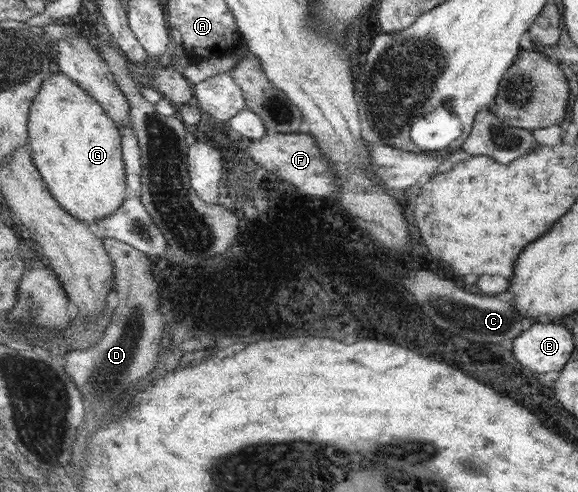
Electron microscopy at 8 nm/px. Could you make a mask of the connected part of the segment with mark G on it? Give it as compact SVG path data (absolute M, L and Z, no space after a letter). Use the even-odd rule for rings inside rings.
M62 72L43 82L34 100L28 144L43 181L71 215L89 225L114 214L126 201L128 187L118 123L85 88Z

